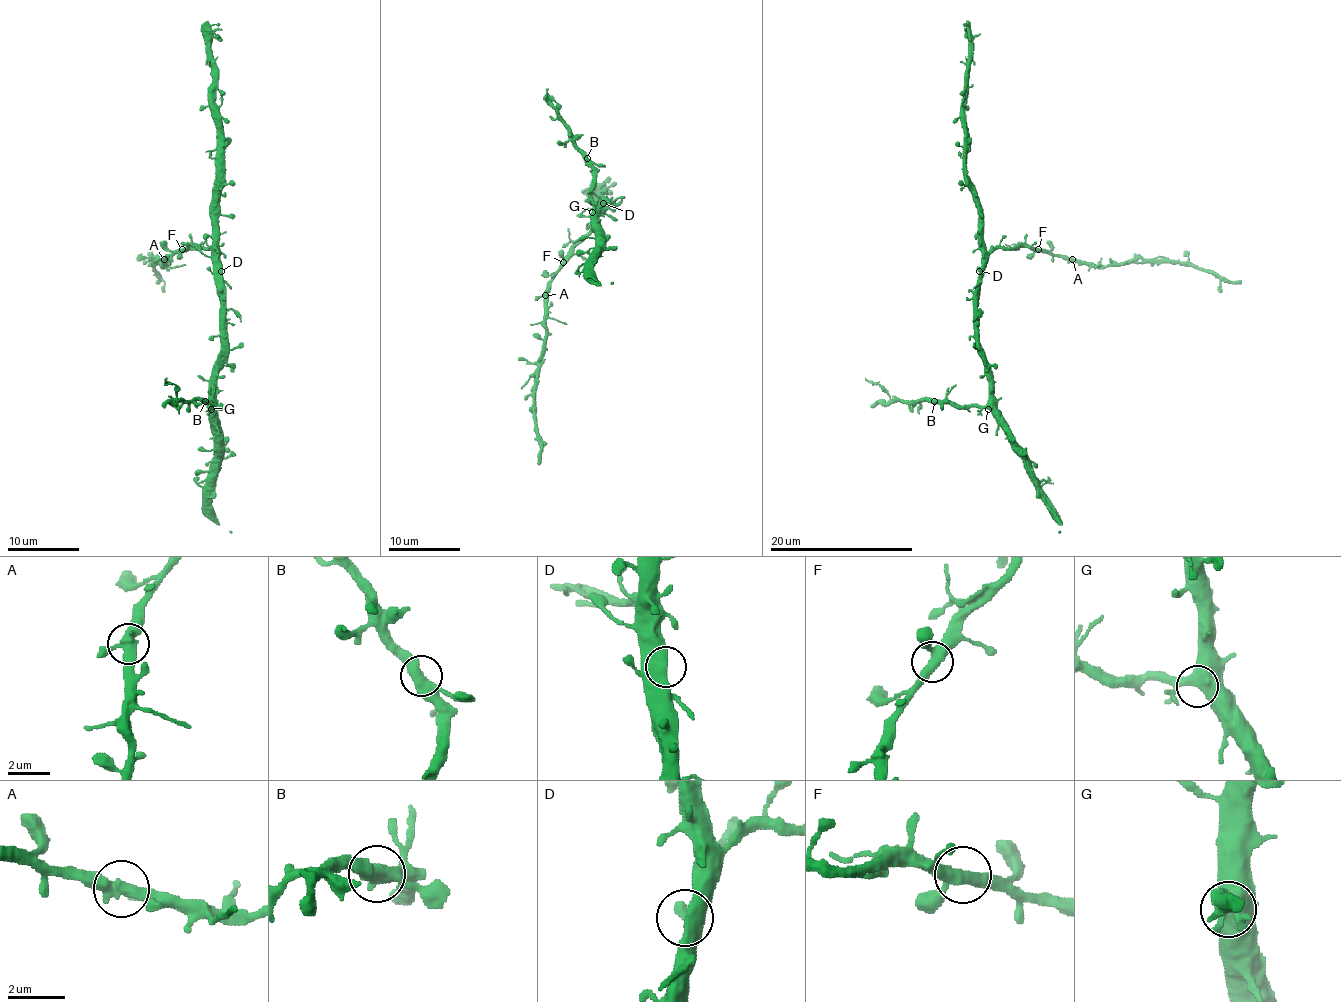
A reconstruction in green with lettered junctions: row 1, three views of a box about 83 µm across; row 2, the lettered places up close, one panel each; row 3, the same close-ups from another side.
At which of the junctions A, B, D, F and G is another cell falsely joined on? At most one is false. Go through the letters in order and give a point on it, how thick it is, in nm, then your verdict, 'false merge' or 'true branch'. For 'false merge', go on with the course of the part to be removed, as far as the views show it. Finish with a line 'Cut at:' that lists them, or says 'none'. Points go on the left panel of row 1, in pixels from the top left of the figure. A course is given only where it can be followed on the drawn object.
A: at (164, 259); 400 nm thick; true branch
B: at (205, 401); 420 nm thick; true branch
D: at (221, 271); 550 nm thick; true branch
F: at (182, 249); 400 nm thick; true branch
G: at (211, 409); 440 nm thick; true branch
Cut at: none

